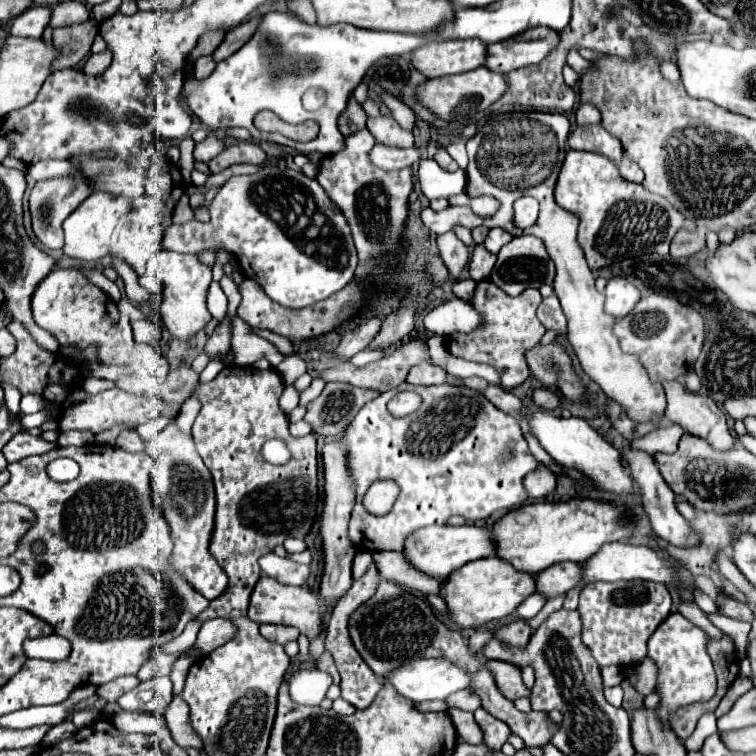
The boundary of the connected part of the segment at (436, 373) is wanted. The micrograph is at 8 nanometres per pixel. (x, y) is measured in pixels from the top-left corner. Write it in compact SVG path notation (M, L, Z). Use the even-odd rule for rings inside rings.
M422 363L412 367L410 371L410 383L412 385L436 385L436 383L444 383L448 377L448 373L440 367L434 367L430 363Z

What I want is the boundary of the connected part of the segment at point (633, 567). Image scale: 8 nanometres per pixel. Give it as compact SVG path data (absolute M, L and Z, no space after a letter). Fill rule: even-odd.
M608 543L606 547L602 547L602 551L598 551L588 561L584 561L582 567L584 567L582 581L578 583L578 587L572 587L566 593L564 609L576 609L580 589L590 585L590 583L596 583L596 581L622 581L622 579L632 581L632 579L644 579L644 581L656 581L656 583L662 583L662 585L668 585L668 583L674 581L672 565L666 559L656 555L656 551L650 549L650 547L636 547L636 545L630 545L630 543Z

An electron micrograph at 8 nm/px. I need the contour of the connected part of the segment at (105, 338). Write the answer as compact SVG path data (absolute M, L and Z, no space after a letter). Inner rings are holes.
M54 269L34 291L32 297L32 313L34 321L50 331L62 347L74 347L74 355L78 363L84 361L84 349L94 345L98 347L98 361L104 365L128 365L130 363L130 349L124 347L124 341L116 337L118 327L118 311L114 301L96 285L92 285L80 271L66 271Z

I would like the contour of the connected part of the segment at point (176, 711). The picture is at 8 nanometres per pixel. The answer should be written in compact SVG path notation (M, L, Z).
M174 695L174 699L170 701L170 707L166 707L166 715L164 721L168 725L168 729L172 731L174 741L180 747L194 747L198 751L202 751L202 739L198 739L198 735L194 735L194 731L190 731L190 713L186 703Z

